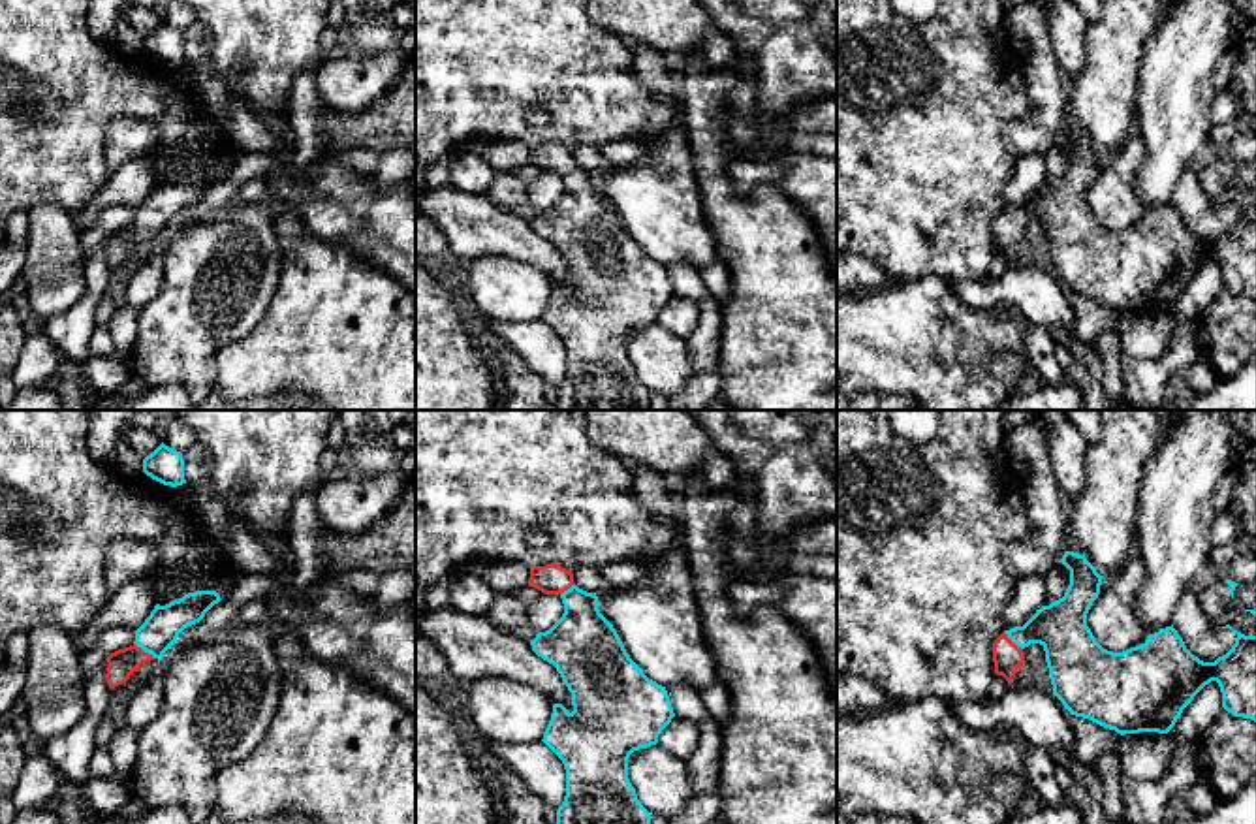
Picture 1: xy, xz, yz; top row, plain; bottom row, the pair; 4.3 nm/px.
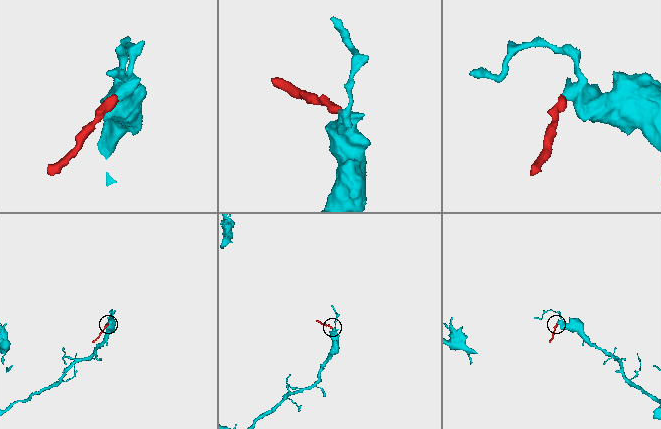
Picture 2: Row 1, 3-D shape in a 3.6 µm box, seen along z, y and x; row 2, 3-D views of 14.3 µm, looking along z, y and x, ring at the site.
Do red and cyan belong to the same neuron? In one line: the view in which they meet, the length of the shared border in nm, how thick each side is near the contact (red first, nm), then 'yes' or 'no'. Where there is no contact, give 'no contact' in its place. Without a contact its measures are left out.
xy | 120 nm | 120/160 nm | yes

